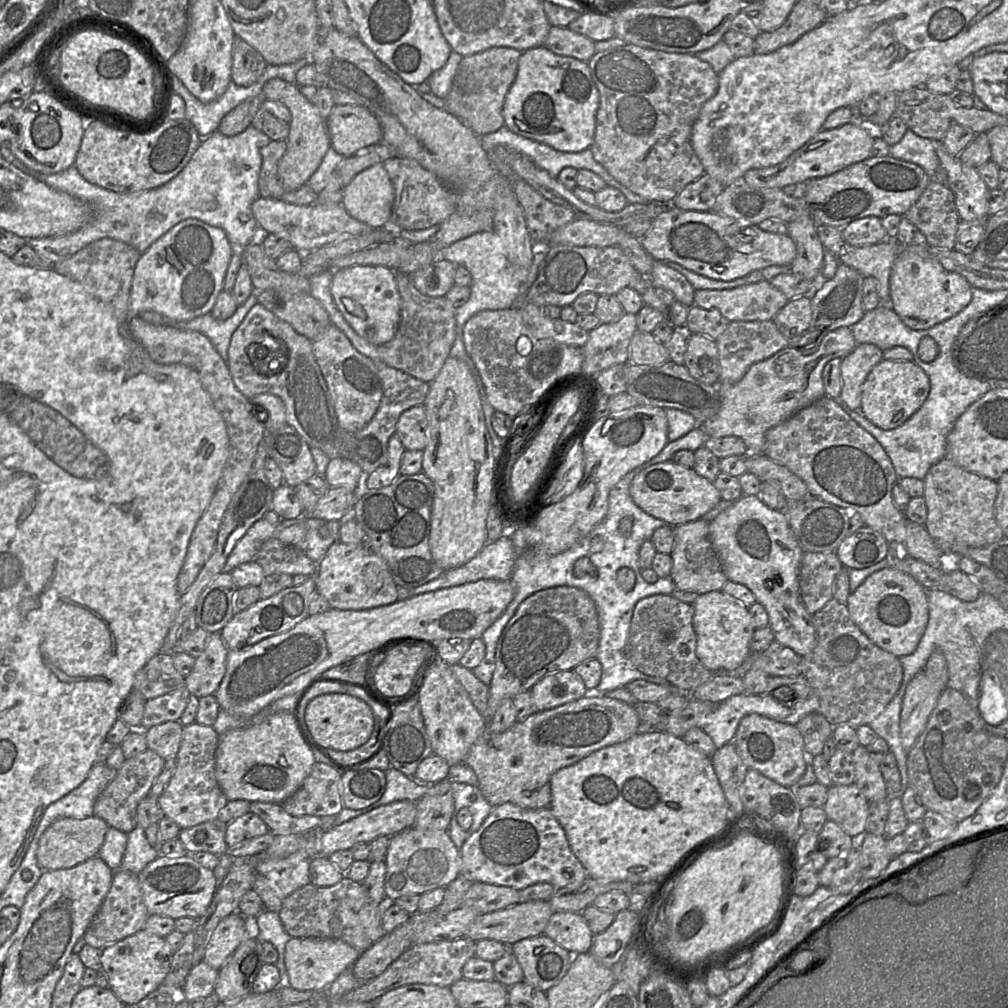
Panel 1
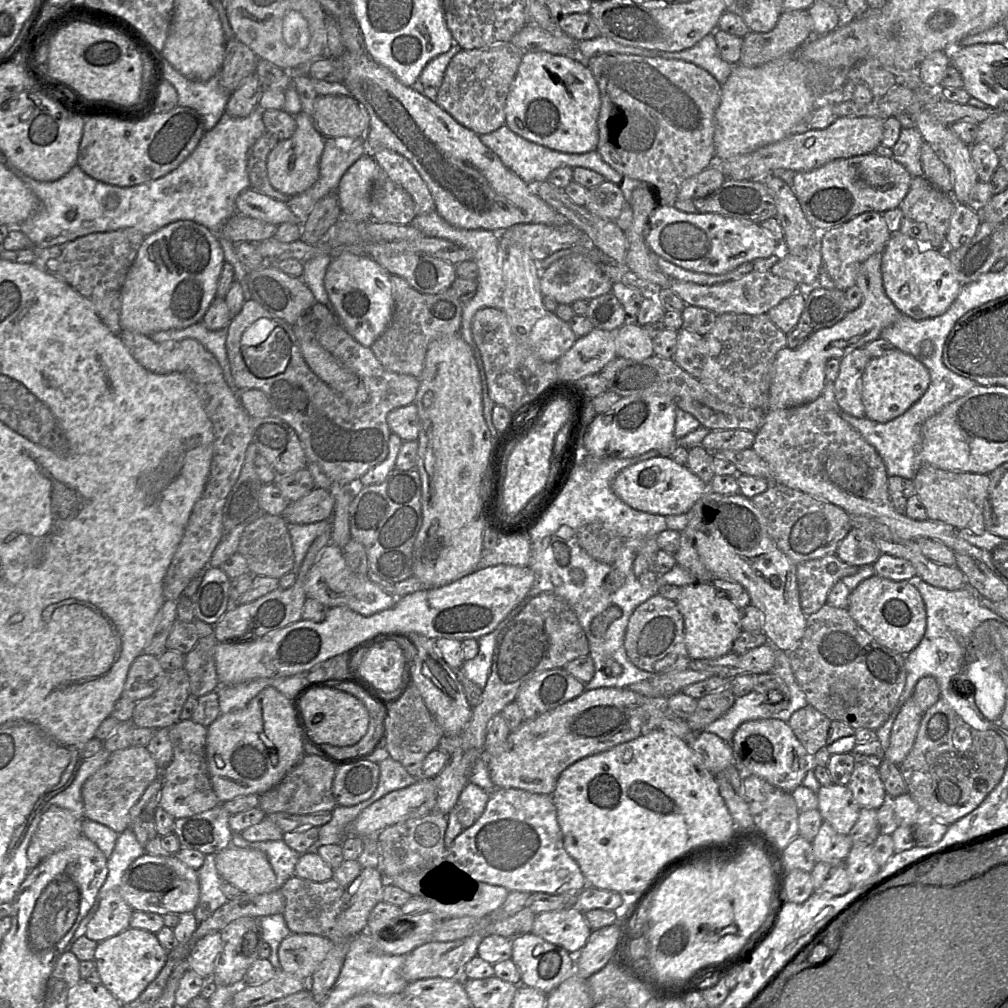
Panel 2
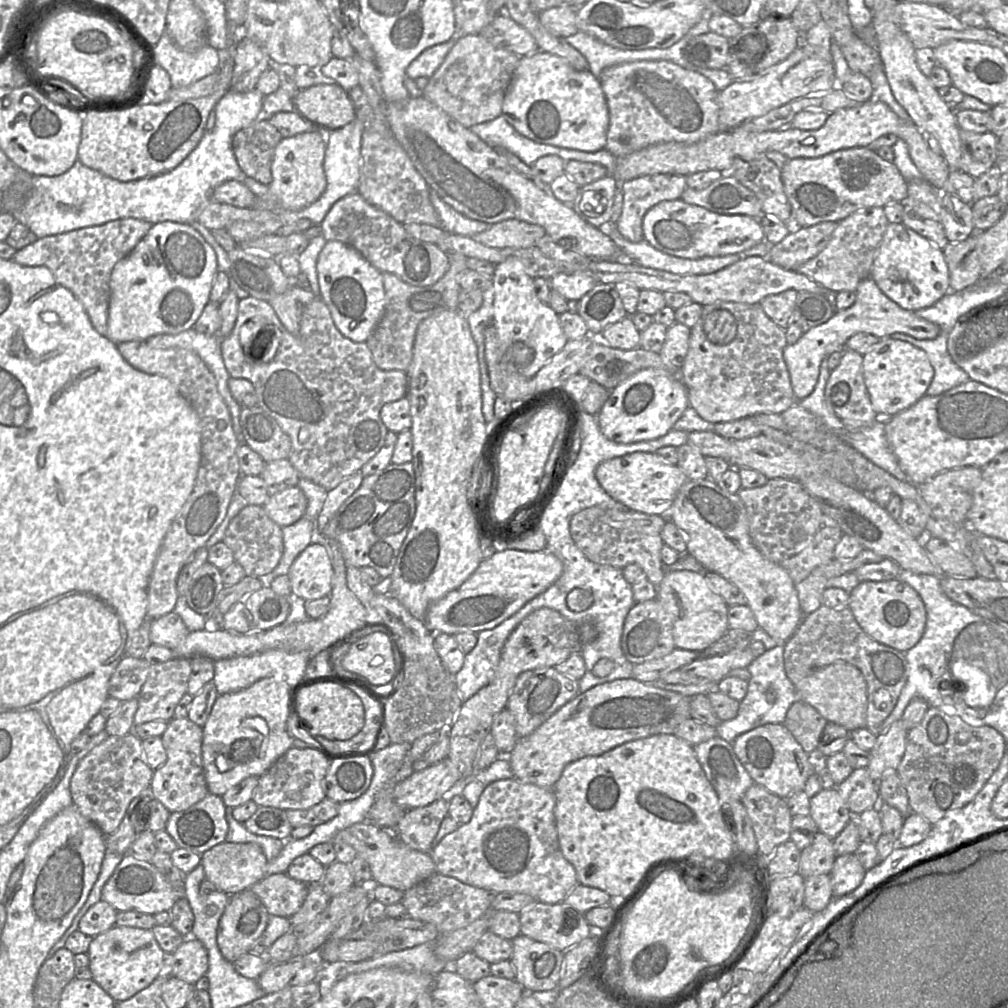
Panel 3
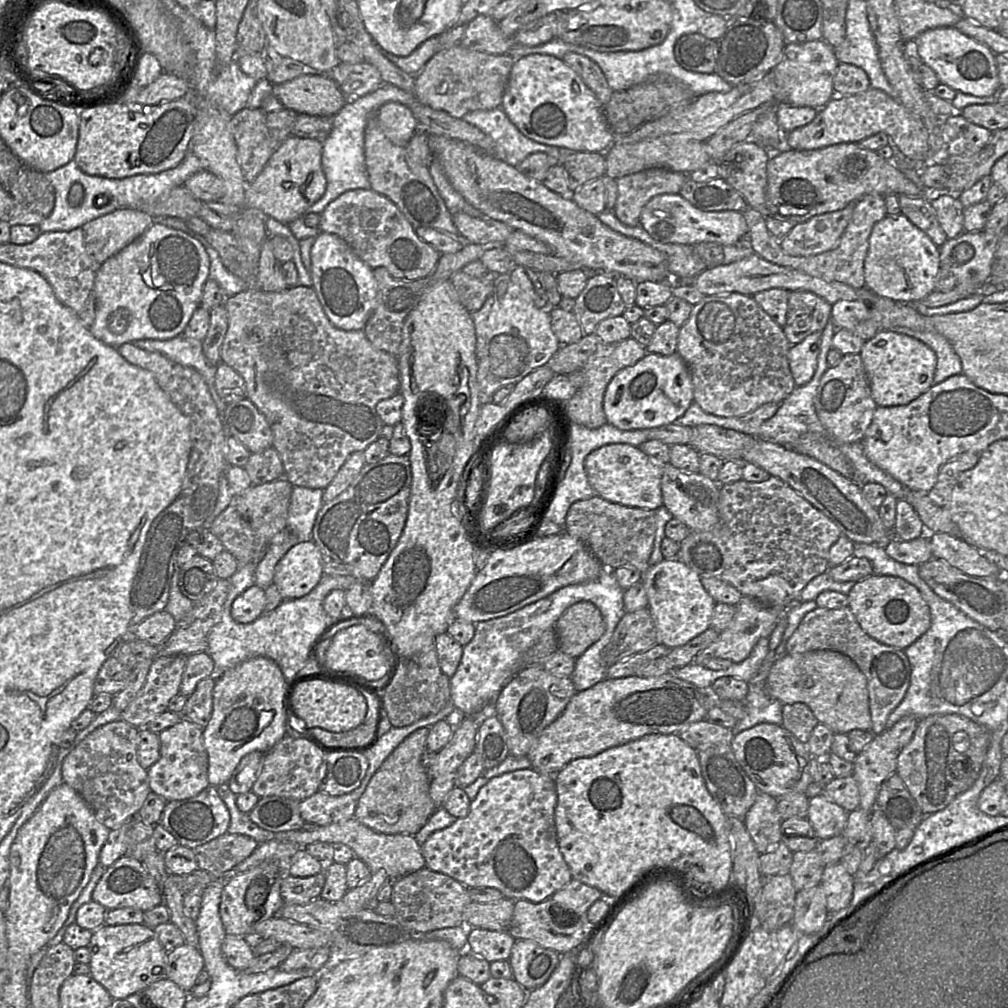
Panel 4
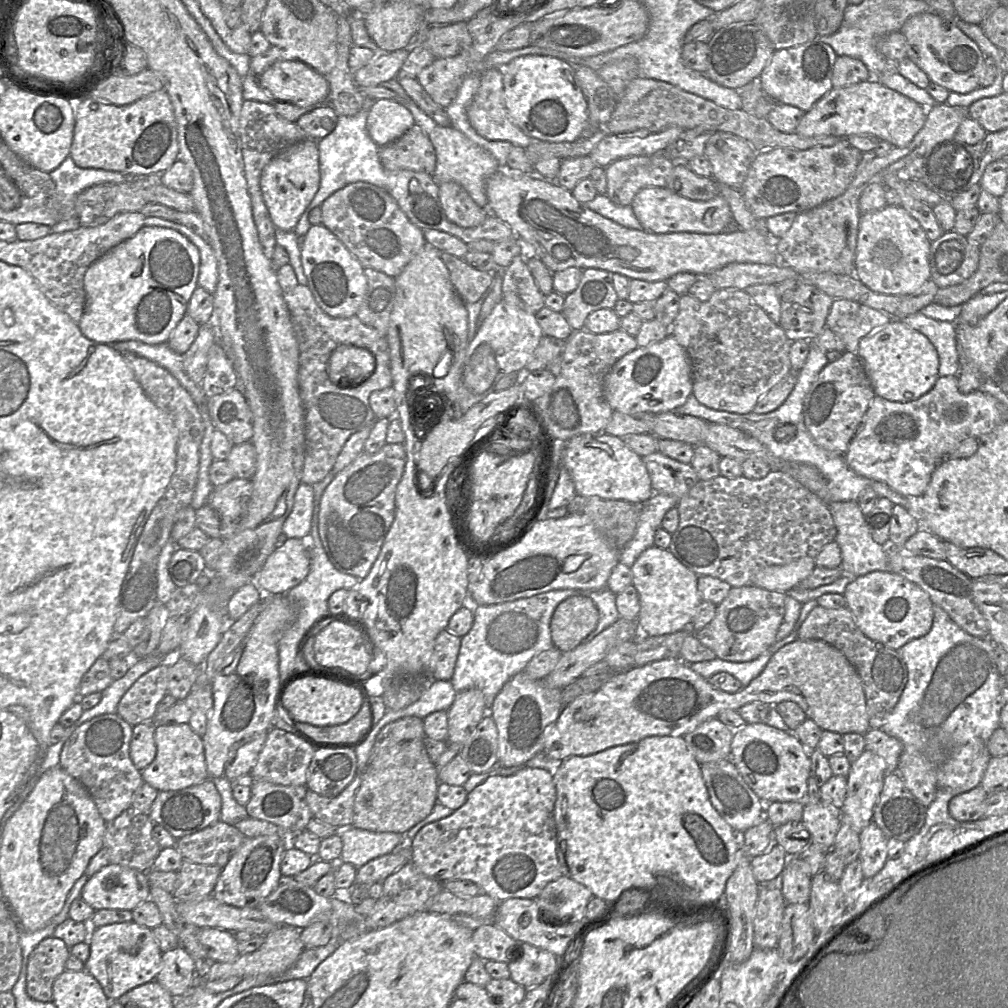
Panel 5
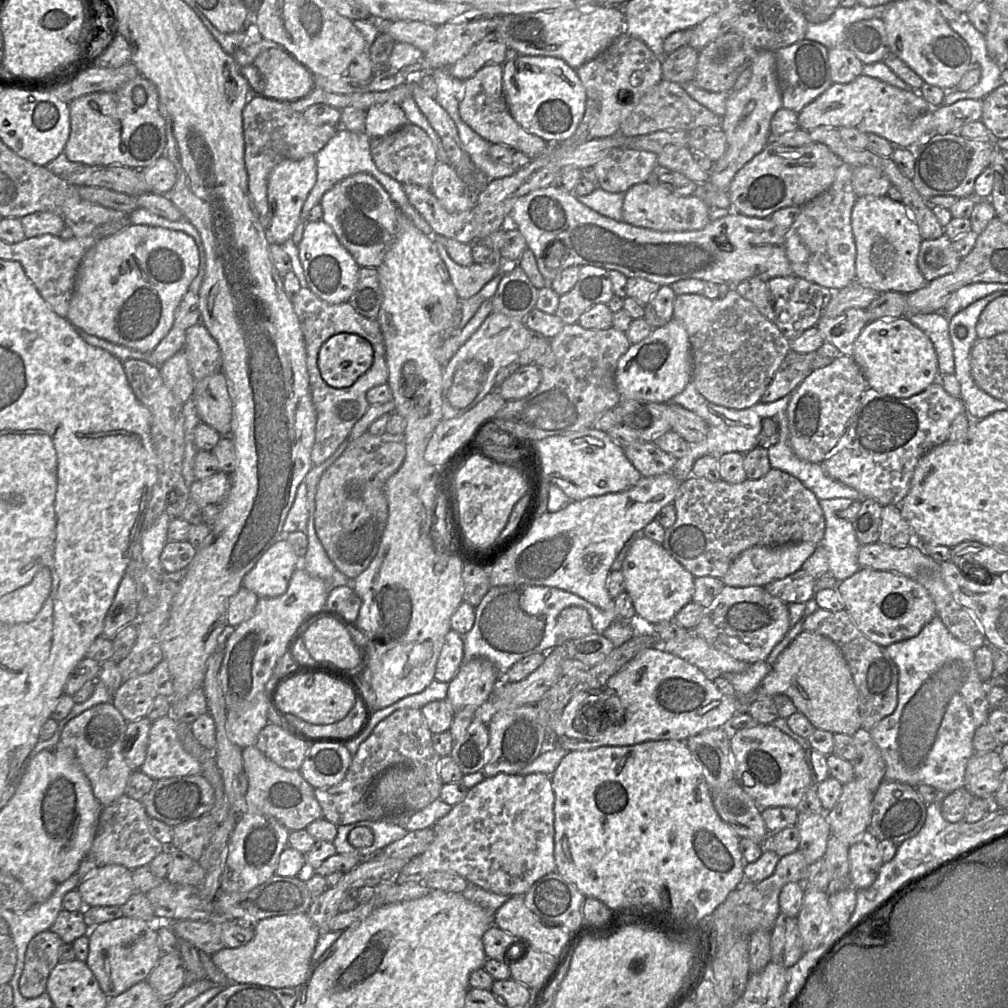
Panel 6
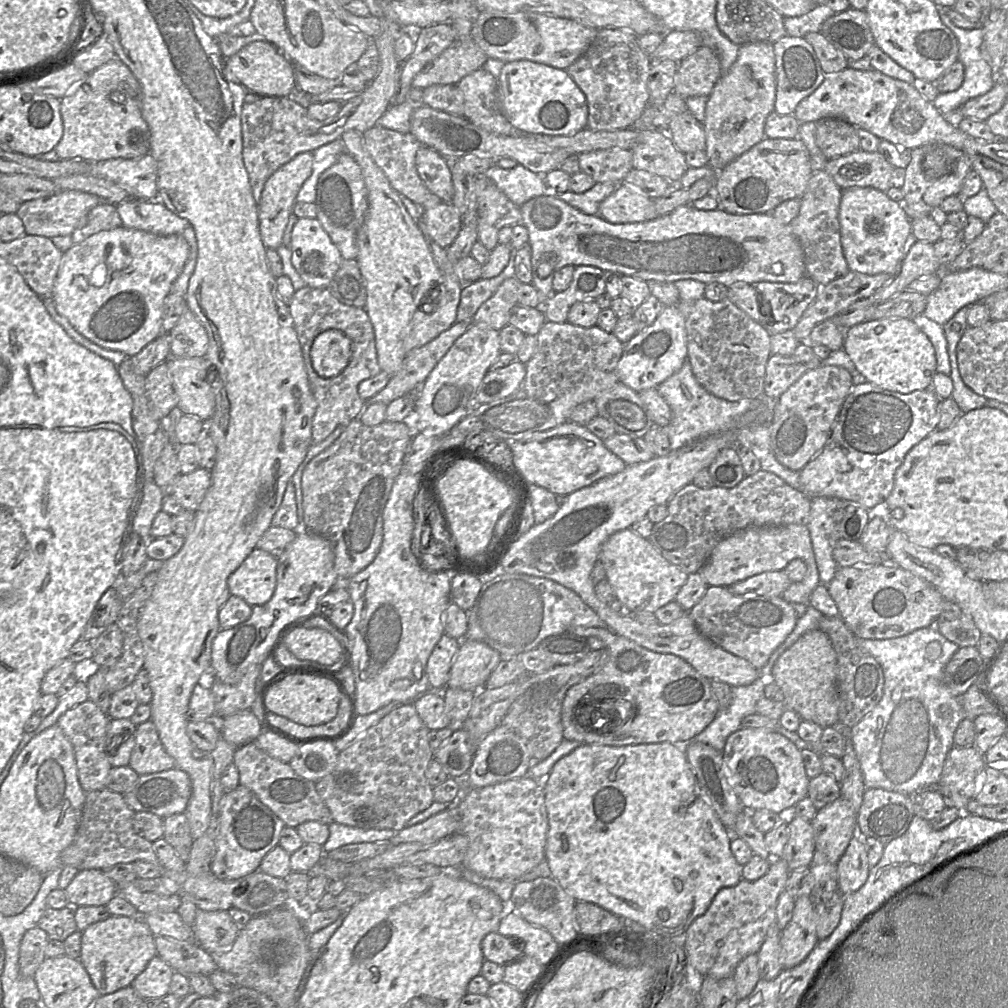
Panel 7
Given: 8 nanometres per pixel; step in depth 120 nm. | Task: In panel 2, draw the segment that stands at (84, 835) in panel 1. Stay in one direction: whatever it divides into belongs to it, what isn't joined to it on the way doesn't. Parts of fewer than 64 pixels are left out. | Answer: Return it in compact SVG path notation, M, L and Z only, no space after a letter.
M61 808L48 810L27 850L29 871L82 835L82 819Z

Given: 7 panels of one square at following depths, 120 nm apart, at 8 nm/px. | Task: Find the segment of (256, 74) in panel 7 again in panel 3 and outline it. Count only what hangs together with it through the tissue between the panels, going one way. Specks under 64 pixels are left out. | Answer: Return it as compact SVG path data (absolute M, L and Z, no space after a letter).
M337 83L300 89L293 102L298 113L326 131L339 129L356 118L348 92Z

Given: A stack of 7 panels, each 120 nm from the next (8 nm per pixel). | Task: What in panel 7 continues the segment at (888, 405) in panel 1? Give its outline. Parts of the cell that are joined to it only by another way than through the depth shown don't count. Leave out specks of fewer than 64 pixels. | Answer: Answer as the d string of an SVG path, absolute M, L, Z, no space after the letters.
M873 319L852 326L845 331L843 349L856 370L869 383L902 394L932 390L932 380L936 373L935 349L911 319Z

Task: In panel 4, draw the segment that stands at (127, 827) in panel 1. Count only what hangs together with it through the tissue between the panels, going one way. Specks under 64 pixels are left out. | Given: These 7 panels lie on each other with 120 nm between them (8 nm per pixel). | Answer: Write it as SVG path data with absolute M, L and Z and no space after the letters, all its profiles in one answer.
M119 719L106 723L75 746L62 763L63 781L75 789L109 829L119 828L140 810L151 791L147 770L138 762L139 728Z

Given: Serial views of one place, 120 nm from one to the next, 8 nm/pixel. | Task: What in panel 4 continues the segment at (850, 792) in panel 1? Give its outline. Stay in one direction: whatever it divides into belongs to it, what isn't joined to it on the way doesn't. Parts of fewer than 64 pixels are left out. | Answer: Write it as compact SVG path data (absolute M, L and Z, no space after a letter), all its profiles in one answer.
M822 793L809 799L807 820L812 825L818 841L825 840L842 834L848 813Z

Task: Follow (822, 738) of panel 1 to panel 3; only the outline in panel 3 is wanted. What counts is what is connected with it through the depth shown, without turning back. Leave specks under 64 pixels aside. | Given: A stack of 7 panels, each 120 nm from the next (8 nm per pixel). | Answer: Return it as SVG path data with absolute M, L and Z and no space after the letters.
M797 701L789 708L783 725L809 754L817 749L827 723L828 721L814 707Z

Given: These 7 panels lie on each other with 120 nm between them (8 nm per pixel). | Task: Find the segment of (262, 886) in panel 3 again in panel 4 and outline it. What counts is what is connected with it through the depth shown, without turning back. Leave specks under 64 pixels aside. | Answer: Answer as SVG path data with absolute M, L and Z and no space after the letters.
M324 871L309 877L295 877L287 874L281 883L283 903L307 904L320 897L324 883Z

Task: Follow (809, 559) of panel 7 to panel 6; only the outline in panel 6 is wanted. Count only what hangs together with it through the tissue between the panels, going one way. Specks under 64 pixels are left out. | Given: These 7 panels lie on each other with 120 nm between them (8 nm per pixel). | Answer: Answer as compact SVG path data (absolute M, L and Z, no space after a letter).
M811 542L791 543L780 546L756 546L739 554L731 563L726 575L721 579L726 586L751 587L762 586L785 577L802 569L804 562L817 549Z

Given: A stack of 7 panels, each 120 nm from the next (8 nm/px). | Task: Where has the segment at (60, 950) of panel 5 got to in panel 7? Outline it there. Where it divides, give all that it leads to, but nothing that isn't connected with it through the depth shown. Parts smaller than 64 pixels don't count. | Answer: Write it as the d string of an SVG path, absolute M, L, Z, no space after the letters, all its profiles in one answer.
M41 928L29 929L20 943L19 971L24 977L34 978L35 972L45 960L45 948L50 940Z

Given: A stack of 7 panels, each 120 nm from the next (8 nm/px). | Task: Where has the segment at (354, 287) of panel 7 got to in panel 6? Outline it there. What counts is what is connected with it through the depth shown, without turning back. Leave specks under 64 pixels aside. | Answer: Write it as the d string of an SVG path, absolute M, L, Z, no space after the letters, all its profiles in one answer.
M360 267L357 284L348 303L364 317L377 320L382 299L377 269Z

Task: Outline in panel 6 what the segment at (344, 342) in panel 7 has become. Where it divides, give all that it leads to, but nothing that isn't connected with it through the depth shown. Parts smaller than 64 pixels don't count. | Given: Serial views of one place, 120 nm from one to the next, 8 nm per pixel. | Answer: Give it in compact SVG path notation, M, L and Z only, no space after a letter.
M343 332L322 344L318 353L318 367L329 386L346 388L371 367L373 357L373 347L368 340Z

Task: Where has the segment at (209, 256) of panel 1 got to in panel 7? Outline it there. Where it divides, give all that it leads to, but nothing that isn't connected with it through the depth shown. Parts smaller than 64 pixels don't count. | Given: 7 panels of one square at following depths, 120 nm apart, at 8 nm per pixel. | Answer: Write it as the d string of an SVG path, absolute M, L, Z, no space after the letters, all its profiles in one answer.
M123 225L101 231L63 252L52 300L57 312L85 338L100 347L135 356L163 333L164 299L181 273L188 254L189 246L180 235L159 236Z

